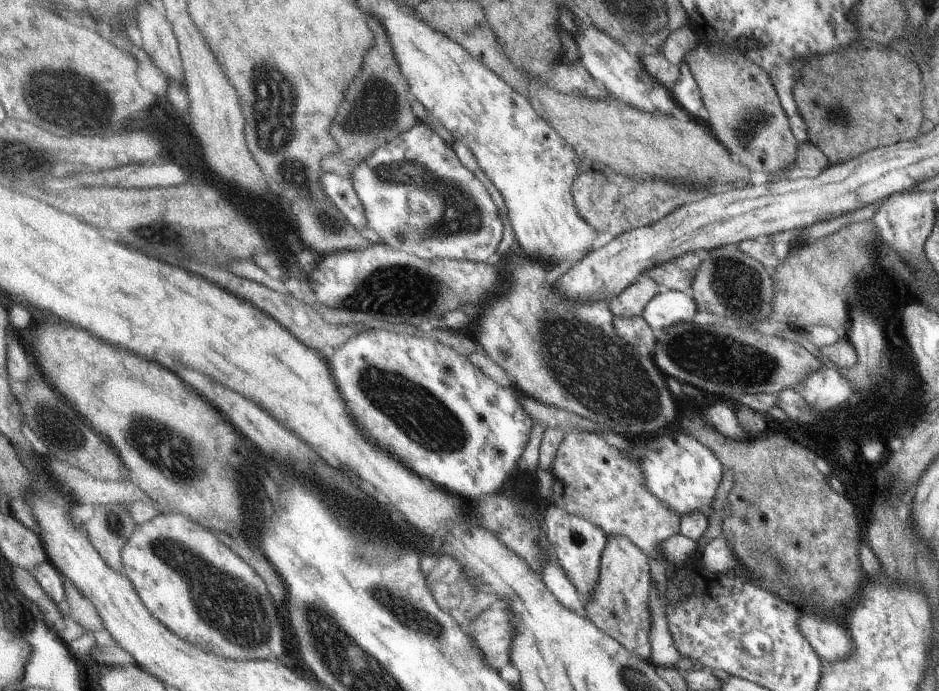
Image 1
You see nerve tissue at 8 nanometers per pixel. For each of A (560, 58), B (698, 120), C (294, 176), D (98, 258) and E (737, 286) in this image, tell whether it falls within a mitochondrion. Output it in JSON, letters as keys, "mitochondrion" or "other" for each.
{"A":"other","B":"other","C":"mitochondrion","D":"other","E":"mitochondrion"}

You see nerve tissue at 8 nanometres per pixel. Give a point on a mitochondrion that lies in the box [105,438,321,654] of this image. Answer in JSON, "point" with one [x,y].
{"point":[119,518]}

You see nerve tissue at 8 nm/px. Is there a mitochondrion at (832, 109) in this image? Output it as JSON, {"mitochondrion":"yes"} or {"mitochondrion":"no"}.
{"mitochondrion":"yes"}

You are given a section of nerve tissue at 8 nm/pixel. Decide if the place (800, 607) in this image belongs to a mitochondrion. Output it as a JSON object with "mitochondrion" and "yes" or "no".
{"mitochondrion":"no"}

